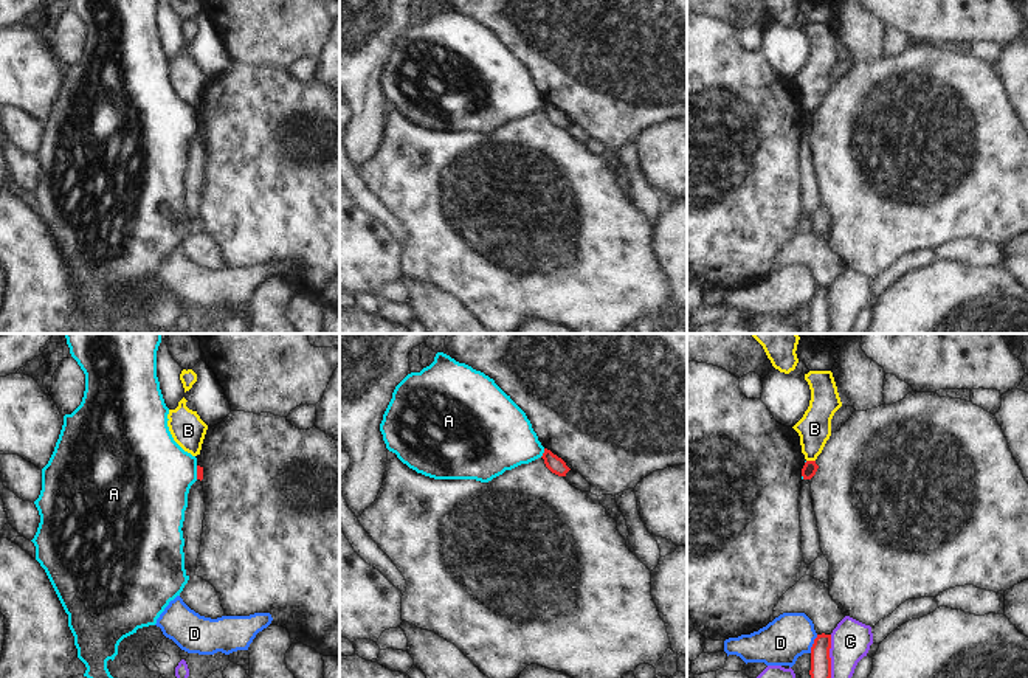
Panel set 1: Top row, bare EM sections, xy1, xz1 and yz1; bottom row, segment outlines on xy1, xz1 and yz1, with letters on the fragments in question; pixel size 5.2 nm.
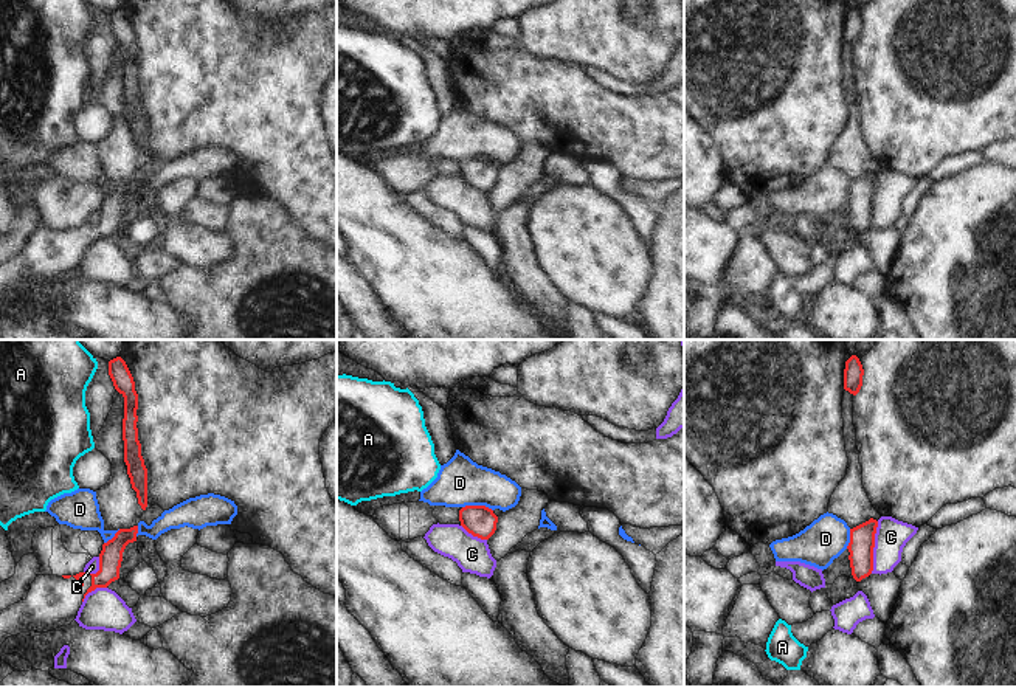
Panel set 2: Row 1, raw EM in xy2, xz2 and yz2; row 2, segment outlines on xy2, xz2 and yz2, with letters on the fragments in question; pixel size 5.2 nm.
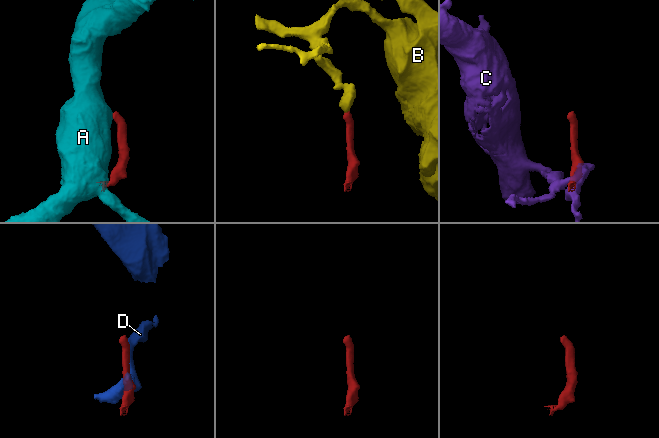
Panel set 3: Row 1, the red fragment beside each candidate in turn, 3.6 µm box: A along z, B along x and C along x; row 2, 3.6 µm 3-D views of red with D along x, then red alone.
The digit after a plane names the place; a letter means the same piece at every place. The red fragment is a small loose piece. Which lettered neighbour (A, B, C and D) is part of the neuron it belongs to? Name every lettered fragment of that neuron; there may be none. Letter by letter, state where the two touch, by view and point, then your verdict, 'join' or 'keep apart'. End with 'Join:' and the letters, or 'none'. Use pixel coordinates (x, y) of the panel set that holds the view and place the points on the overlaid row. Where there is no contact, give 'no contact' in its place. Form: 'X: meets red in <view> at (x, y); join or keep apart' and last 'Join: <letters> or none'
A: meets red in xz1 at (543, 453); keep apart
B: meets red in yz1 at (811, 461); keep apart
C: meets red in yz2 at (874, 546); keep apart
D: meets red in xz2 at (478, 506); keep apart
Join: none

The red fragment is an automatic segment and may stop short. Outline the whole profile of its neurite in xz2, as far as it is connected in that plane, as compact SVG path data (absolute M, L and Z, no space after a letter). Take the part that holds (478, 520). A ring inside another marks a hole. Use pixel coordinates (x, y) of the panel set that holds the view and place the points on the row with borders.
M465 506L459 510L461 526L481 540L489 540L495 530L498 516L486 506Z

